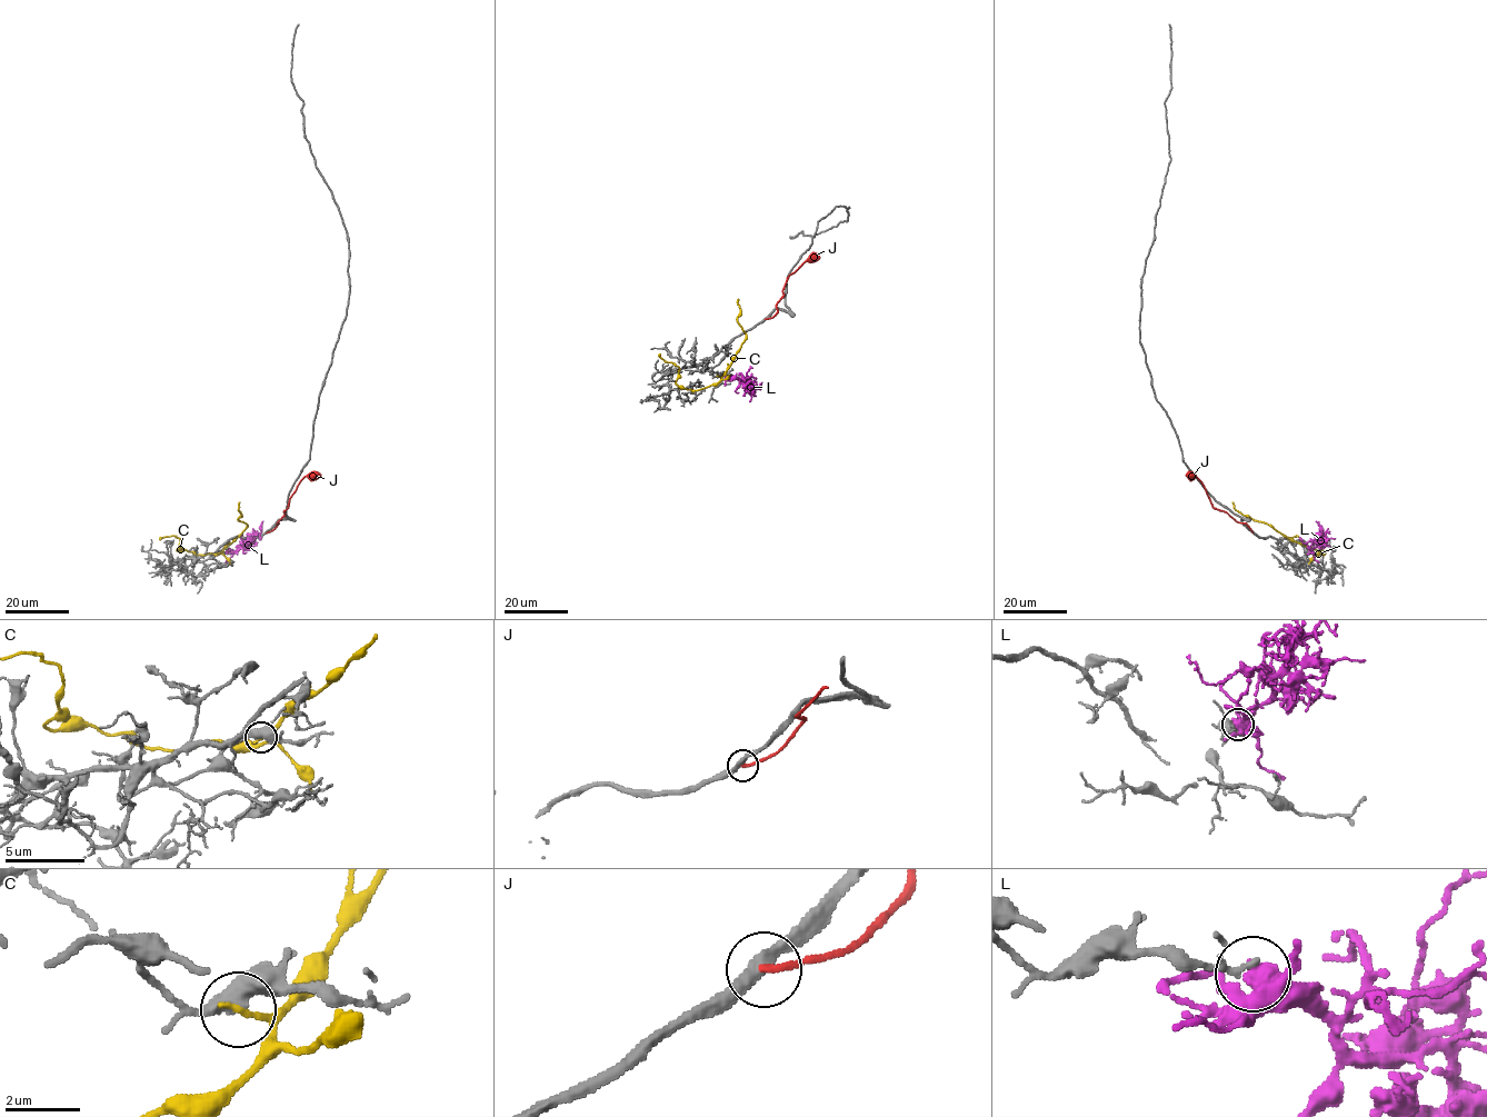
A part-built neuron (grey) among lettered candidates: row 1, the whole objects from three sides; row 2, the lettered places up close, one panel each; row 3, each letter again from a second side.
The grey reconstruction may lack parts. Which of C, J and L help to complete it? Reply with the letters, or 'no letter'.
no letter

